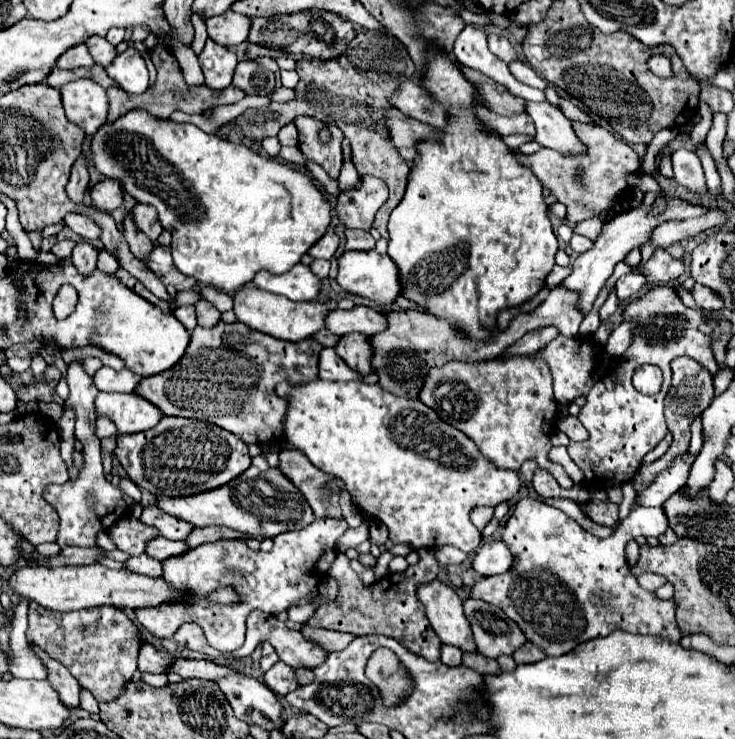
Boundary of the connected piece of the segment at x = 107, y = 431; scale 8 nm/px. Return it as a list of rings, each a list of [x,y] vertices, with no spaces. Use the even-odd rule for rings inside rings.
[[[98,417],[96,419],[96,435],[102,439],[102,437],[110,437],[116,433],[116,427],[114,423],[108,419],[108,417]]]

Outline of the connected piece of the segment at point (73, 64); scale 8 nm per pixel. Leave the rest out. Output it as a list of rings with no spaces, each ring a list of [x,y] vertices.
[[[86,45],[72,47],[56,63],[56,67],[60,67],[60,69],[76,69],[76,67],[92,67],[92,65],[94,65],[94,59],[92,59],[92,55],[90,55],[90,51],[88,51]]]

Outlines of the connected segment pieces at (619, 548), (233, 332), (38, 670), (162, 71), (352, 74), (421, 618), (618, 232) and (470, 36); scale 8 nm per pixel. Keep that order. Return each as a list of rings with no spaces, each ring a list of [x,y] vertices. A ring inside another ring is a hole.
[[[688,451],[678,455],[644,491],[638,491],[636,503],[642,505],[642,509],[636,507],[608,539],[596,539],[590,533],[574,533],[574,529],[558,529],[556,507],[524,497],[502,533],[502,541],[512,547],[514,553],[512,569],[504,575],[482,577],[474,583],[470,595],[500,607],[520,625],[520,629],[524,629],[530,643],[552,657],[566,655],[580,643],[606,637],[616,629],[638,635],[658,635],[678,643],[682,635],[676,623],[676,603],[662,601],[656,593],[636,583],[626,563],[624,547],[638,535],[658,537],[668,529],[668,521],[664,521],[664,511],[660,507],[676,489],[686,485],[694,459],[696,455]],[[528,509],[536,513],[528,517]]]
[[[224,323],[204,329],[196,327],[192,331],[190,345],[182,359],[168,371],[160,375],[152,375],[142,379],[136,393],[140,393],[144,399],[152,401],[164,415],[174,417],[190,417],[190,419],[202,419],[208,423],[214,423],[238,437],[242,437],[244,443],[256,443],[256,445],[270,445],[280,443],[284,437],[284,415],[288,409],[288,401],[276,395],[276,385],[282,381],[288,381],[292,385],[302,385],[308,381],[318,379],[318,357],[324,347],[316,339],[298,341],[292,345],[290,341],[276,341],[274,337],[268,337],[260,331],[254,331],[246,327],[244,323]]]
[[[20,599],[14,609],[12,609],[12,617],[10,617],[10,653],[8,653],[8,671],[12,673],[12,677],[18,679],[46,679],[48,677],[48,669],[42,663],[42,659],[30,649],[24,633],[28,627],[28,619],[26,619],[26,611],[28,611],[28,599]]]
[[[156,47],[152,51],[152,63],[156,65],[156,71],[158,71],[158,79],[152,87],[148,87],[142,95],[134,95],[134,97],[126,97],[126,93],[118,87],[108,87],[106,89],[106,95],[108,95],[108,123],[114,123],[118,117],[126,115],[128,111],[134,111],[134,109],[142,109],[146,113],[150,113],[152,117],[156,119],[168,119],[174,111],[184,111],[184,113],[204,113],[208,109],[214,109],[218,105],[230,105],[230,103],[238,103],[240,99],[244,99],[244,91],[230,85],[228,89],[224,89],[224,93],[210,89],[206,85],[200,85],[200,87],[190,87],[186,85],[184,77],[182,77],[182,69],[176,61],[176,57],[166,51],[164,47]]]
[[[386,29],[378,31],[366,31],[364,33],[364,45],[356,47],[356,55],[364,55],[364,77],[360,77],[358,69],[346,55],[336,57],[334,71],[340,79],[340,87],[344,93],[326,93],[326,61],[322,59],[300,59],[296,61],[296,73],[300,75],[300,81],[296,85],[296,97],[288,103],[270,103],[262,109],[248,109],[236,119],[236,127],[250,139],[262,141],[268,135],[278,135],[278,131],[294,121],[298,115],[310,115],[326,125],[336,125],[342,129],[344,137],[352,145],[352,163],[360,175],[374,175],[386,181],[390,189],[390,199],[382,205],[382,209],[376,213],[374,227],[380,231],[382,237],[388,239],[388,217],[392,209],[400,203],[404,191],[406,191],[406,177],[410,173],[410,167],[406,161],[398,155],[396,147],[390,145],[388,133],[384,129],[384,117],[388,117],[388,97],[400,85],[400,81],[414,79],[414,63],[408,55],[408,49]]]
[[[336,553],[336,559],[328,569],[328,577],[338,581],[340,585],[338,597],[336,601],[318,607],[312,621],[308,621],[310,627],[324,627],[324,629],[346,631],[346,633],[356,633],[356,635],[370,635],[370,633],[386,635],[386,637],[398,639],[408,651],[424,657],[426,661],[440,659],[442,641],[430,629],[424,605],[416,597],[418,587],[436,577],[432,573],[432,567],[422,569],[422,559],[416,565],[410,565],[404,573],[392,573],[392,585],[390,585],[388,575],[372,585],[362,585],[360,577],[350,569],[348,557],[344,553]]]
[[[664,195],[664,199],[666,199],[666,209],[664,209],[664,211],[654,211],[652,205],[644,205],[644,203],[642,203],[642,205],[638,205],[638,207],[630,207],[628,211],[614,215],[610,221],[604,223],[602,233],[600,233],[600,237],[594,241],[592,249],[588,249],[588,251],[584,251],[584,253],[580,253],[580,255],[576,257],[576,261],[572,263],[572,273],[562,281],[562,285],[568,285],[568,289],[576,289],[576,291],[580,293],[580,305],[584,305],[584,313],[590,313],[592,303],[594,303],[596,295],[600,293],[600,289],[604,287],[606,279],[612,275],[614,265],[616,265],[618,261],[622,261],[622,259],[628,255],[630,249],[642,247],[642,245],[648,241],[650,233],[652,233],[658,225],[662,225],[662,223],[666,223],[666,221],[676,221],[676,219],[700,217],[700,215],[704,215],[704,213],[708,211],[708,207],[692,205],[692,203],[688,203],[688,201],[684,201],[684,199],[680,199],[680,197],[668,197],[668,195]]]
[[[466,25],[464,31],[458,35],[452,53],[456,55],[456,59],[470,69],[482,71],[484,75],[492,77],[494,81],[502,83],[504,87],[512,89],[512,93],[516,93],[518,97],[526,99],[526,101],[546,101],[544,93],[538,89],[532,89],[520,81],[514,79],[514,75],[508,71],[508,65],[504,65],[494,53],[490,53],[488,45],[486,45],[486,31],[484,29],[476,29],[472,25]]]

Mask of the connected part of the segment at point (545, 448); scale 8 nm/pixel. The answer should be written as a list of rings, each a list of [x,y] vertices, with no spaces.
[[[540,353],[500,355],[478,363],[448,361],[442,367],[430,367],[418,399],[434,409],[440,419],[456,425],[462,433],[468,433],[468,437],[480,445],[484,457],[492,459],[492,463],[502,469],[518,471],[526,459],[534,459],[536,465],[552,473],[564,489],[574,485],[566,471],[548,459],[558,403],[552,393],[550,367]]]

